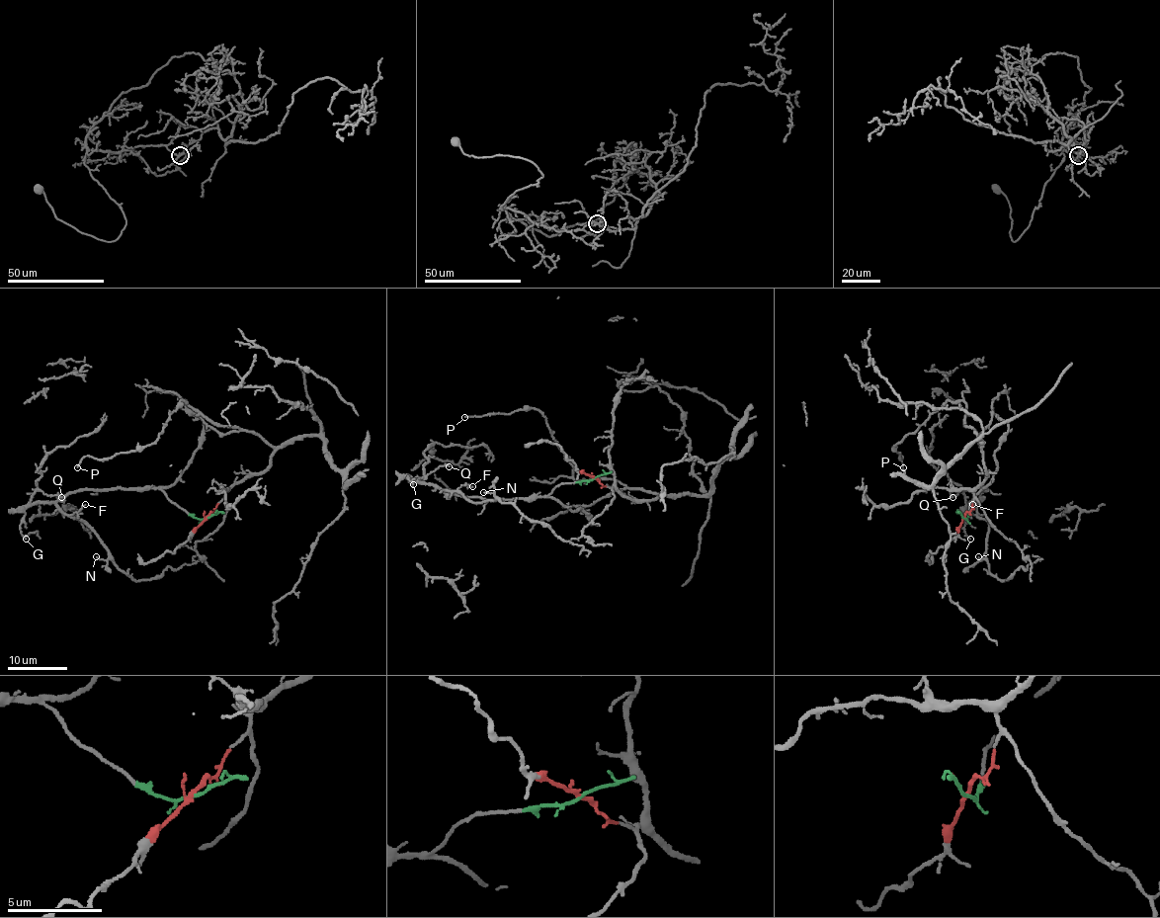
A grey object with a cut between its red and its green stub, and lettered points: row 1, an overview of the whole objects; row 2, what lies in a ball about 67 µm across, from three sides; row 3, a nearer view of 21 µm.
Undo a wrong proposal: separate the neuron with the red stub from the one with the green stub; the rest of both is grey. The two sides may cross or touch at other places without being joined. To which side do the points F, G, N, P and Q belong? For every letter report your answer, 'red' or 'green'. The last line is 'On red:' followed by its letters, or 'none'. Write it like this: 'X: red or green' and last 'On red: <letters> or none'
F: green
G: green
N: green
P: red
Q: green
On red: P

